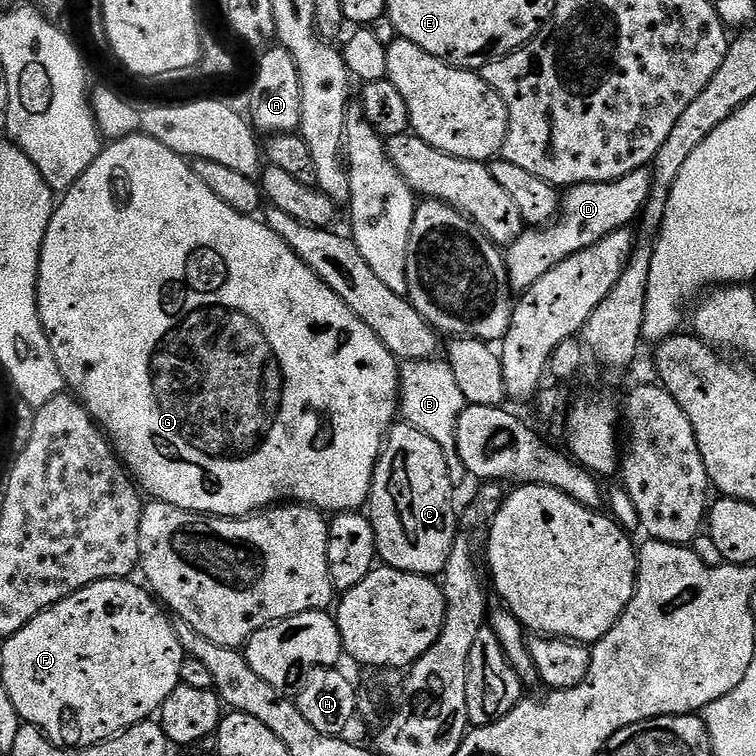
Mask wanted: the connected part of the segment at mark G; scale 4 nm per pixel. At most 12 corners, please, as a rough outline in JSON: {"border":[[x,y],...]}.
{"border":[[143,134],[38,314],[152,500],[363,509],[400,364]]}

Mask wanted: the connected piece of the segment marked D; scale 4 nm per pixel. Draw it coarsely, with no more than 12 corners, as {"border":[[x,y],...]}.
{"border":[[652,174],[574,184],[562,215],[507,245],[508,283],[558,262],[644,211]]}

